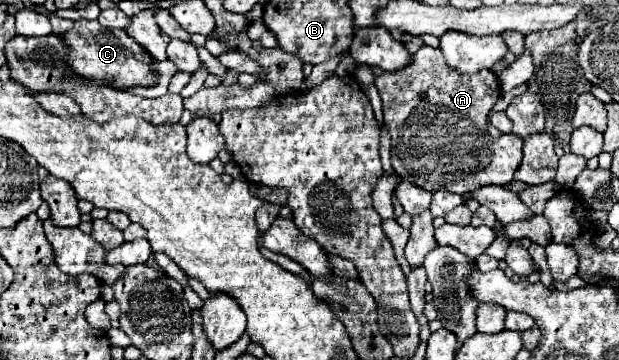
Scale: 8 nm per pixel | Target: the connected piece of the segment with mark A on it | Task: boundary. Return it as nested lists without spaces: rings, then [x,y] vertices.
[[[420,47],[406,67],[376,77],[376,87],[384,105],[384,125],[392,137],[392,167],[396,175],[422,189],[468,193],[482,185],[506,185],[522,161],[522,139],[504,133],[498,139],[486,133],[486,115],[500,99],[500,85],[492,71],[478,71],[472,77],[458,77],[446,69],[440,49]]]

